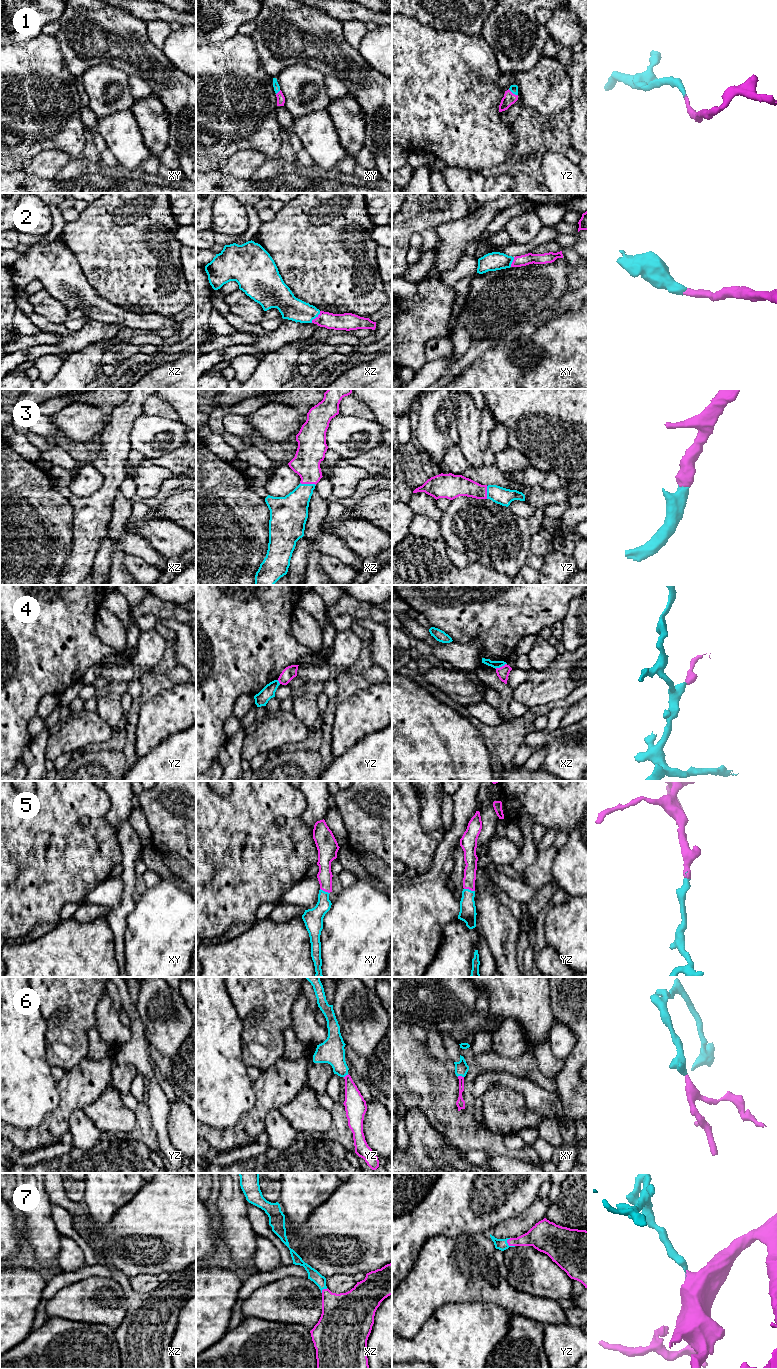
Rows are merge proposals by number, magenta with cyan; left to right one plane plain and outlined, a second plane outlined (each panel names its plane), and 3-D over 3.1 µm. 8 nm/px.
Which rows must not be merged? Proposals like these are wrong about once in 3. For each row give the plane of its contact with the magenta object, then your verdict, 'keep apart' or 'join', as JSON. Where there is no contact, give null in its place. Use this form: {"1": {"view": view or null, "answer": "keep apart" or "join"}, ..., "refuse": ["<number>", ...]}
{"1": {"view": "yz", "answer": "join"}, "2": {"view": "xz", "answer": "join"}, "3": {"view": "xz", "answer": "join"}, "4": {"view": "xz", "answer": "keep apart"}, "5": {"view": "yz", "answer": "join"}, "6": {"view": "xy", "answer": "join"}, "7": {"view": "yz", "answer": "join"}, "refuse": ["4"]}

